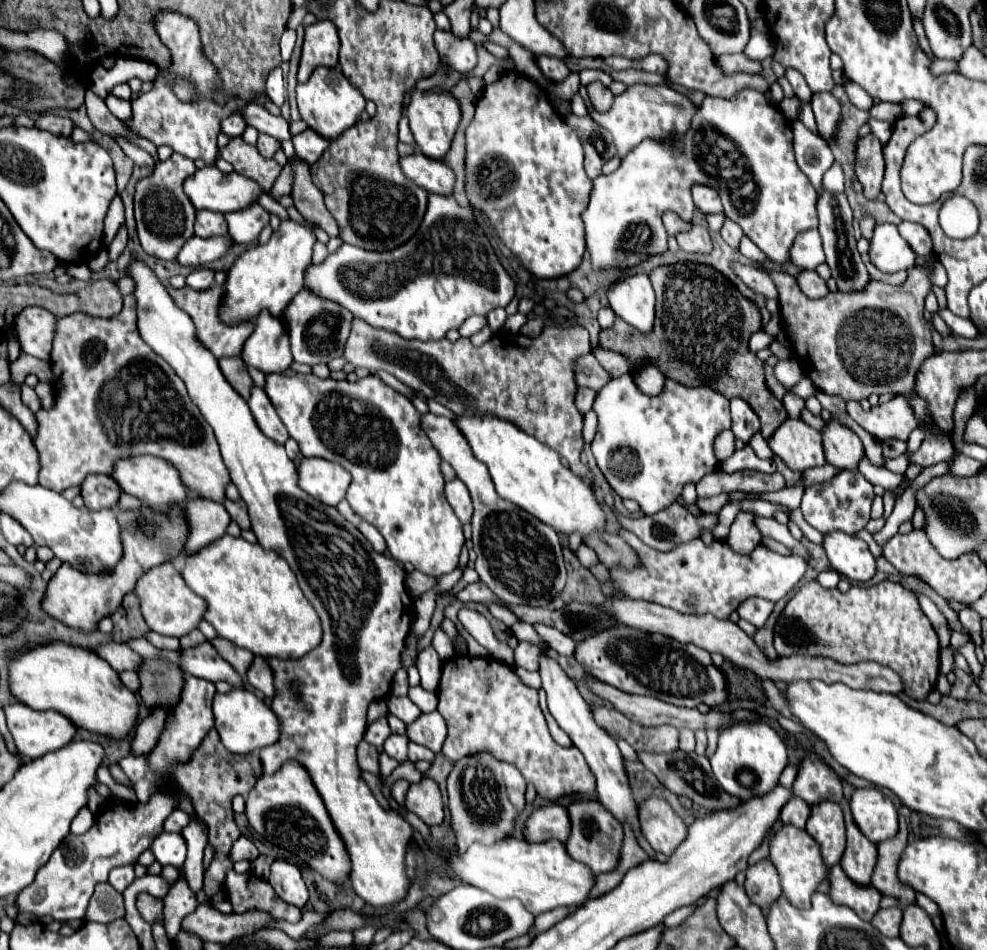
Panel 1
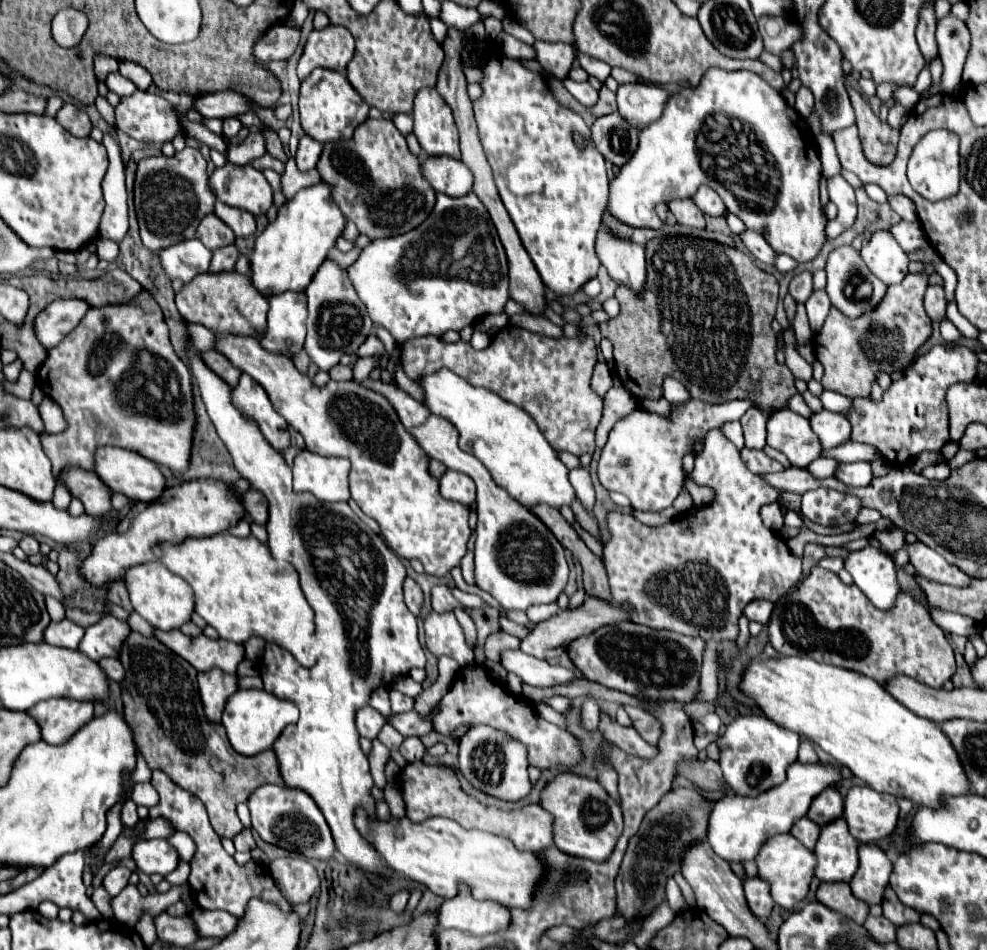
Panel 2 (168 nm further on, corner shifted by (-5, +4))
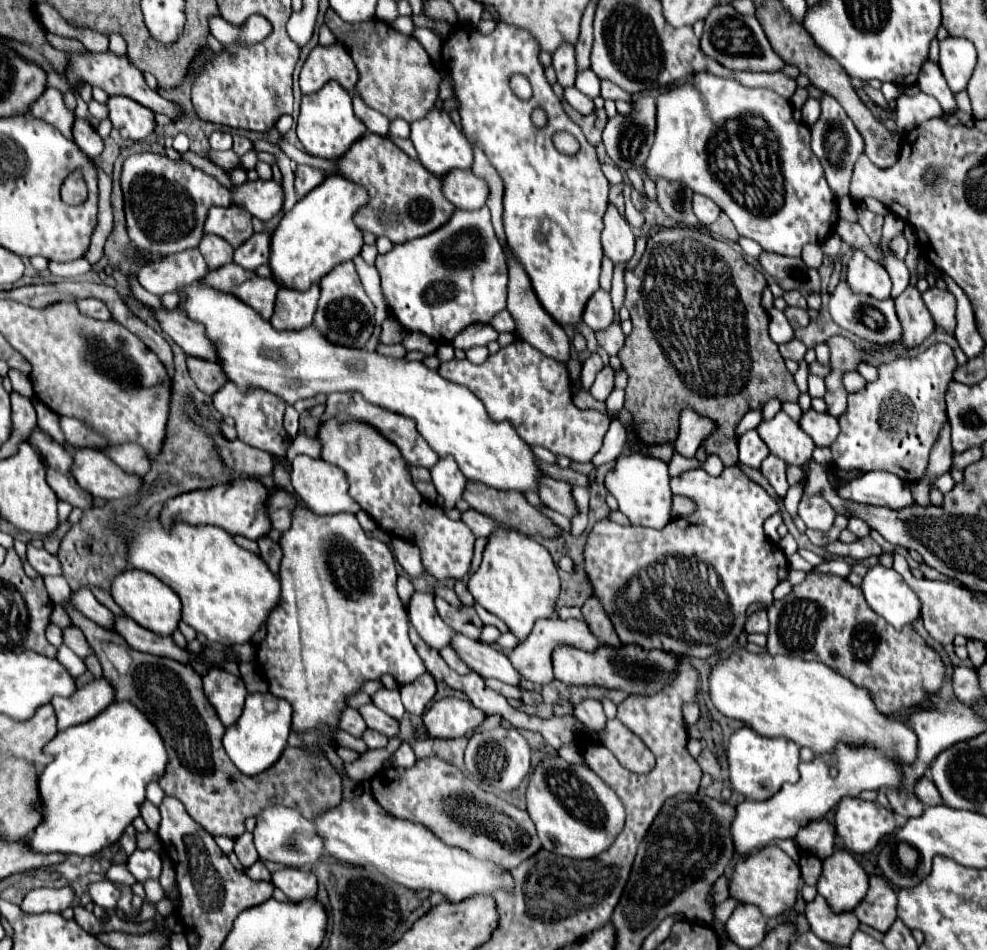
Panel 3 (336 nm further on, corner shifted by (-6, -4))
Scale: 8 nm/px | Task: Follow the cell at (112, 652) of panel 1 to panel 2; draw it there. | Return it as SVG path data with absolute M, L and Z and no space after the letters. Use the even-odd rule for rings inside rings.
M111 613L85 630L78 650L90 660L98 662L104 656L118 658L122 642L130 634L130 626L122 620L116 620Z

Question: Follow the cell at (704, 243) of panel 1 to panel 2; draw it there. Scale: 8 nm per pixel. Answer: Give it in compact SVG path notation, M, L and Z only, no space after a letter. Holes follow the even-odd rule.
M692 198L668 202L668 208L670 208L670 212L676 216L676 220L678 220L682 226L698 228L698 230L702 230L702 228L706 226L704 214L698 210L698 206L694 204Z

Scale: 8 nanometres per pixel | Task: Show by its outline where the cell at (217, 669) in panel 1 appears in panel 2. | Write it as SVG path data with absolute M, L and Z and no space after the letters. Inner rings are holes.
M154 630L154 638L174 650L178 656L188 660L198 672L206 672L214 666L228 674L236 674L238 664L244 660L244 644L238 646L236 642L226 642L224 638L212 640L204 634L190 638L184 636L180 630Z

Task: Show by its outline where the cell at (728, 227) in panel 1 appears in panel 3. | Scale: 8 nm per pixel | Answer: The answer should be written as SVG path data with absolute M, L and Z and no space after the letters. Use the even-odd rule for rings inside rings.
M763 252L759 256L761 268L775 278L775 282L783 290L799 290L803 296L809 292L819 292L819 274L813 268L807 268L801 258L791 258L791 256L781 256L781 254L771 254Z

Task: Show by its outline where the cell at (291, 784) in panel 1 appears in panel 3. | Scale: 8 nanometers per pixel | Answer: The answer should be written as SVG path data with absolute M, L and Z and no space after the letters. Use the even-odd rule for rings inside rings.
M271 804L257 814L257 826L253 830L253 842L261 860L281 862L285 866L301 868L305 864L315 864L323 856L323 838L317 834L317 826L299 814L299 810Z

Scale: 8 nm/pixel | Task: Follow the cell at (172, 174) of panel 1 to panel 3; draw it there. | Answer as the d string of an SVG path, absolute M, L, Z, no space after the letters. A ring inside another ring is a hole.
M159 154L129 156L123 164L121 186L125 196L125 216L131 242L155 256L175 254L195 248L203 238L205 218L211 206L229 206L229 190L211 174L183 162Z

